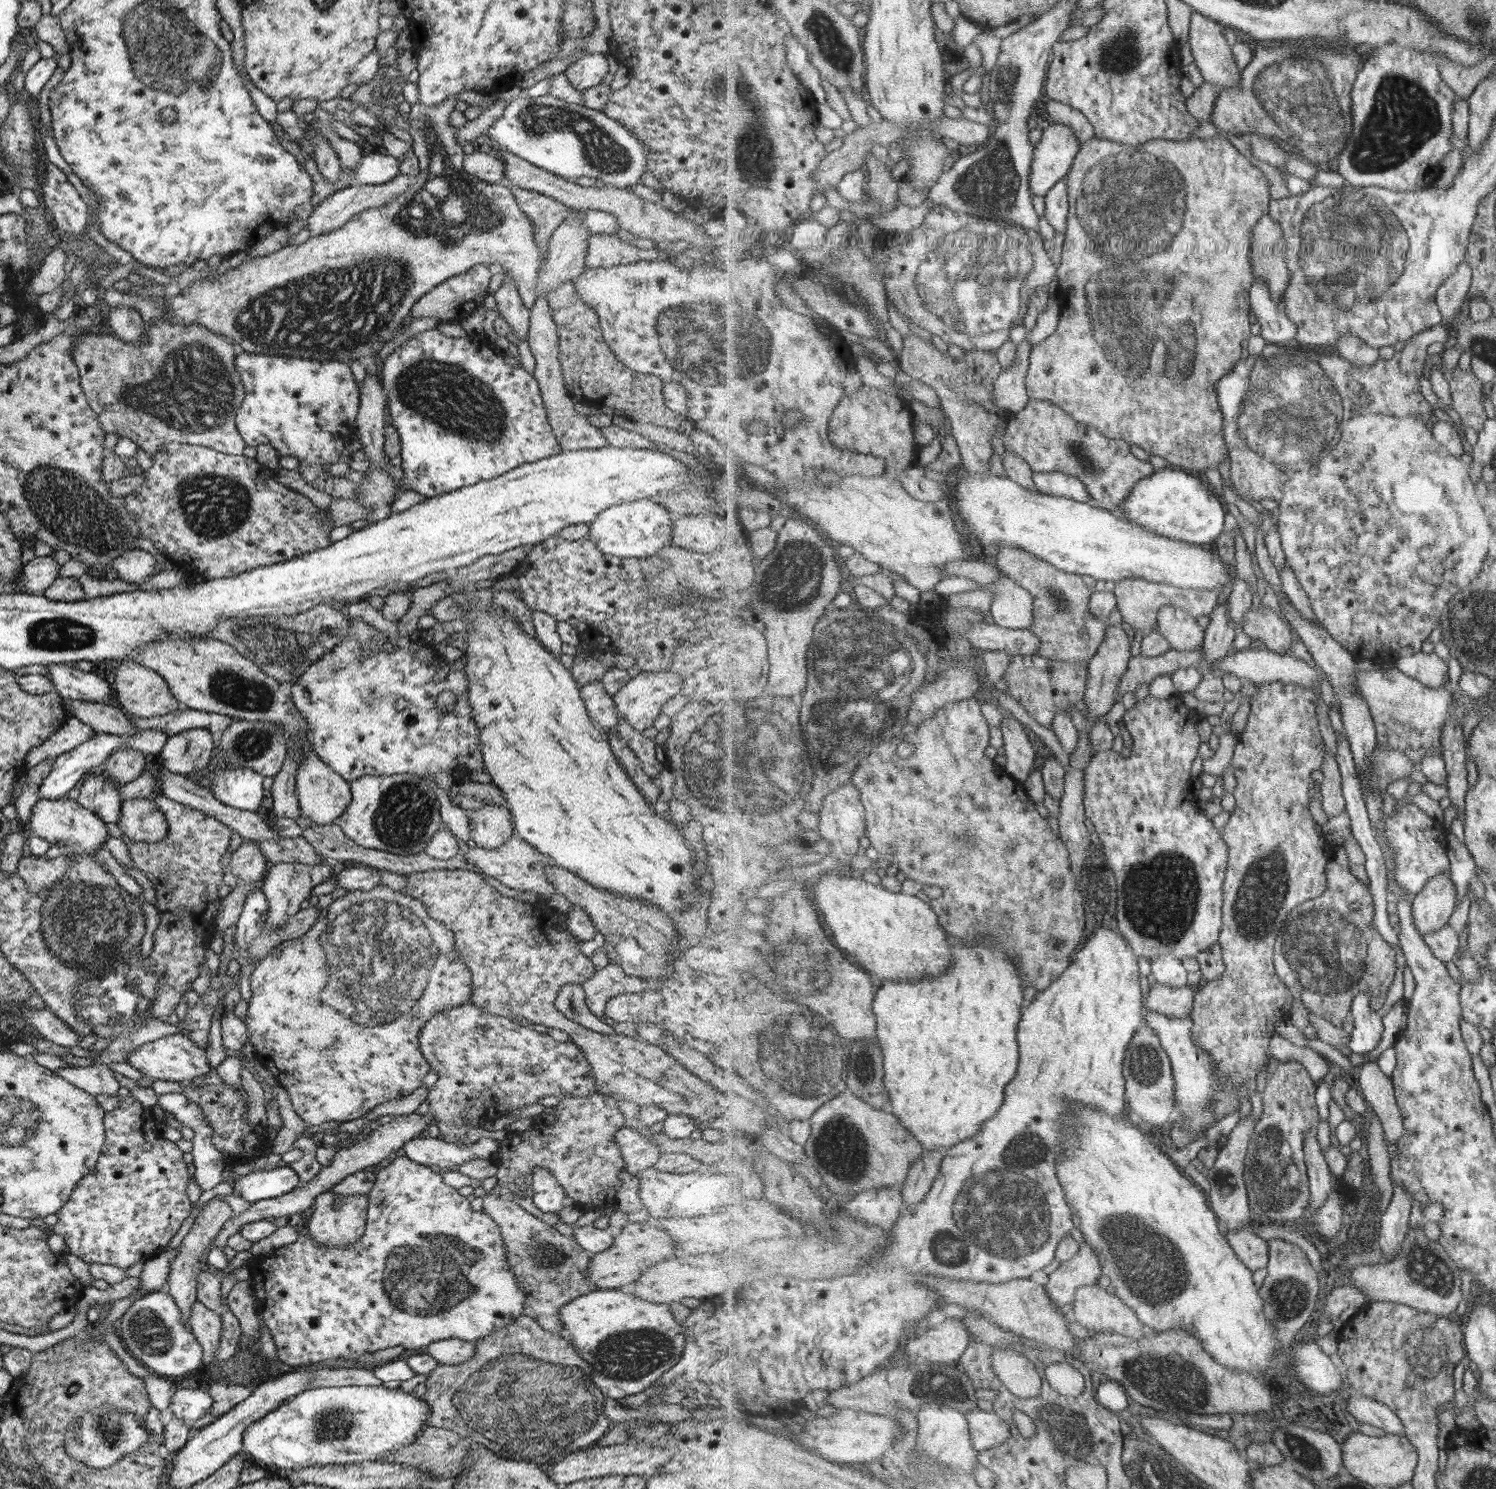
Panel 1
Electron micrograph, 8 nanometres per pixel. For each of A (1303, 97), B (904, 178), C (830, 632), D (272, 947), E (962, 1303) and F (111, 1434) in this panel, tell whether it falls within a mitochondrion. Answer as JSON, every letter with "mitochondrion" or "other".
{"A":"mitochondrion","B":"other","C":"mitochondrion","D":"other","E":"other","F":"mitochondrion"}

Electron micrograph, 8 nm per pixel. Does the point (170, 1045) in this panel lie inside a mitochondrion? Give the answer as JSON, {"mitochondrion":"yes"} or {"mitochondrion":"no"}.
{"mitochondrion":"no"}

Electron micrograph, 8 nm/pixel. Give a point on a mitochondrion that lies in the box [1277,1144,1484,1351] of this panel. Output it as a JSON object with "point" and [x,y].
{"point":[1425,1266]}

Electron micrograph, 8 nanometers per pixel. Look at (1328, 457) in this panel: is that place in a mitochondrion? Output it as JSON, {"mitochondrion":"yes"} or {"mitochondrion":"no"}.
{"mitochondrion":"yes"}

